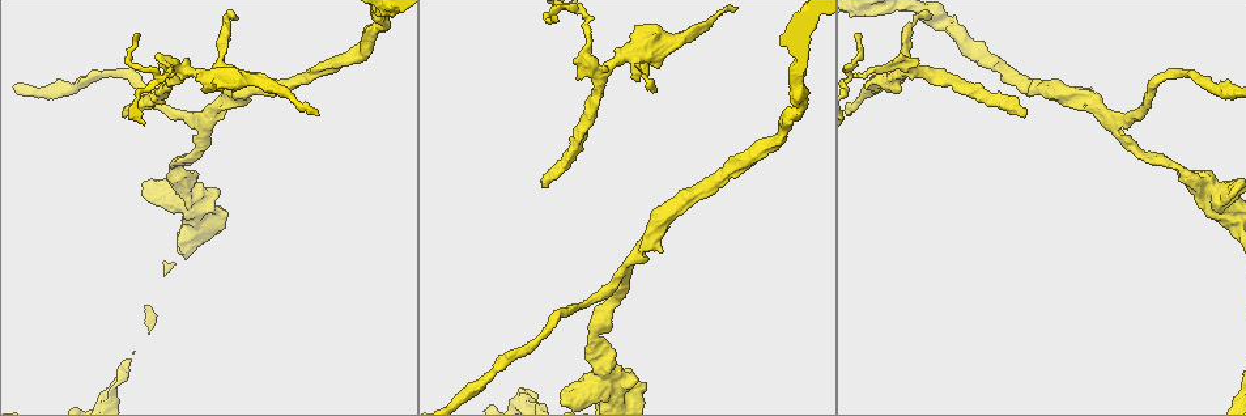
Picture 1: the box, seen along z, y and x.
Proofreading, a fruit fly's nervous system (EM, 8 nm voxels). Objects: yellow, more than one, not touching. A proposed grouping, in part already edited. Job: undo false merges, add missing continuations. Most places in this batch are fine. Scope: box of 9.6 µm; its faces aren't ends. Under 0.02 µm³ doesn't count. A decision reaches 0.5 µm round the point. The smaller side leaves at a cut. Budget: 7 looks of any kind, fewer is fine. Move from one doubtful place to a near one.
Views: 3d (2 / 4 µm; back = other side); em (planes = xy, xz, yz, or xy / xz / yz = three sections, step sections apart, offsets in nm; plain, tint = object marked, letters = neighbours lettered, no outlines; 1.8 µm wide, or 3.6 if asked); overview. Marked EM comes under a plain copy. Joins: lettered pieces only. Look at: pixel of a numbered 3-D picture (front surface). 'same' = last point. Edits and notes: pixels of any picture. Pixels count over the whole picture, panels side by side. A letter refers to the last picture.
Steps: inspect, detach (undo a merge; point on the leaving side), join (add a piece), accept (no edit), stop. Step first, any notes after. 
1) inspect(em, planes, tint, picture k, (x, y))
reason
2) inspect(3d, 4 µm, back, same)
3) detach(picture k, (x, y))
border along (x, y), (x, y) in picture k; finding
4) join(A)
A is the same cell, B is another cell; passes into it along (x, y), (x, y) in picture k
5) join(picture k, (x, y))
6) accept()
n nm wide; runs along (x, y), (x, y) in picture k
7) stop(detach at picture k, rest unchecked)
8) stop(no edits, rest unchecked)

inspect(3d, 4 µm, picture 1, (126, 113))

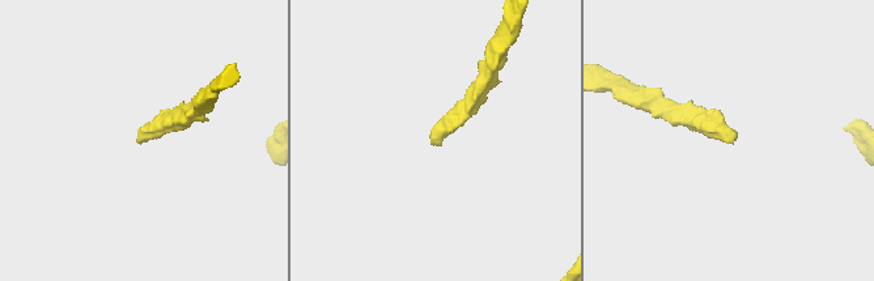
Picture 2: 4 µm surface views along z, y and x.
inspect(em, xz, step 16, letters, picture 2, (734, 137))
shape alone is not enough

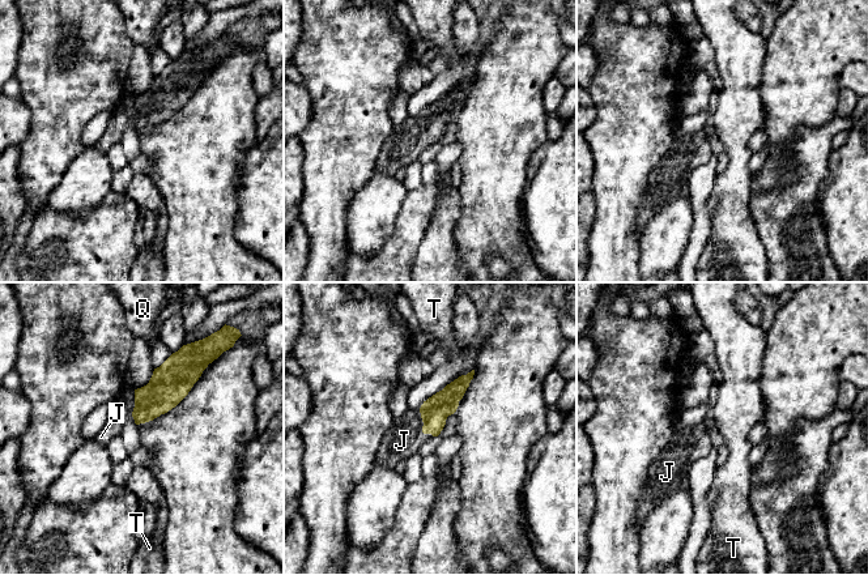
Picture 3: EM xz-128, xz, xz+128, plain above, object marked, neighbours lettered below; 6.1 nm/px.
inspect(em, planes, letters, same)

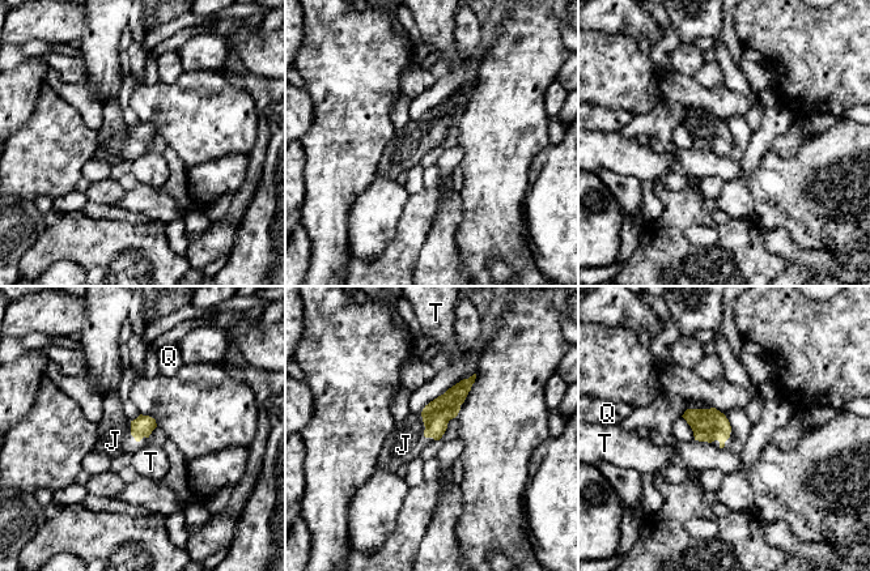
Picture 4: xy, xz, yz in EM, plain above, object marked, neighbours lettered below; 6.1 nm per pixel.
join(J)
J is the same cell, Q and T are other cells; passes into it along (436, 416), (424, 425), (403, 444) in picture 4; the neuron continues

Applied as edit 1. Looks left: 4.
inspect(overview)
redraw

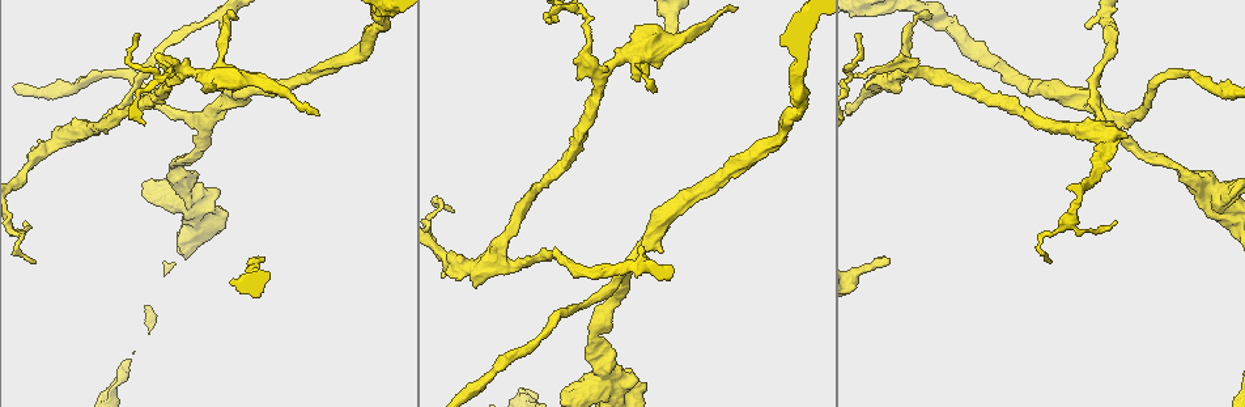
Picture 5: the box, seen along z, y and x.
inspect(em, xy, step 8, tint, picture 5, (564, 391))
branch stops here

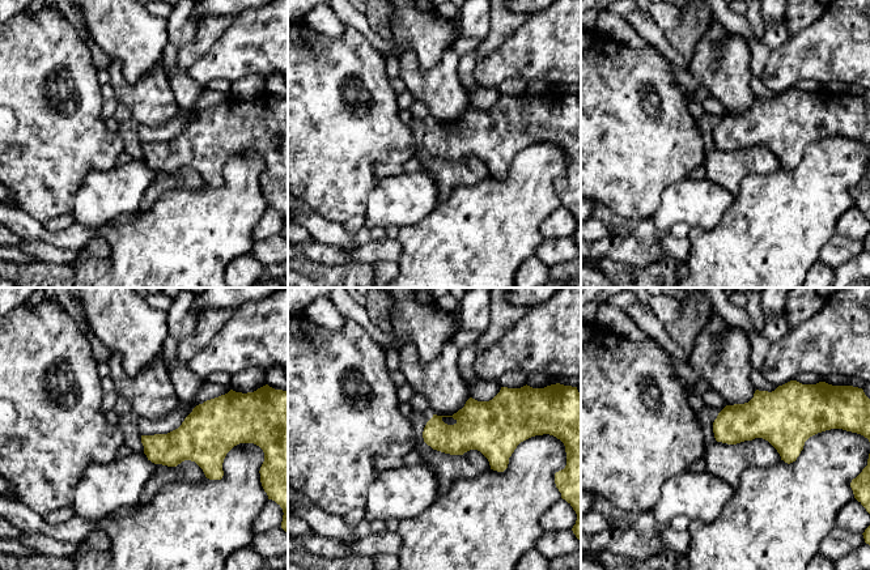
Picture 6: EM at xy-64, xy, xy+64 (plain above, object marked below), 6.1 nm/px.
inspect(em, planes, letters, same)

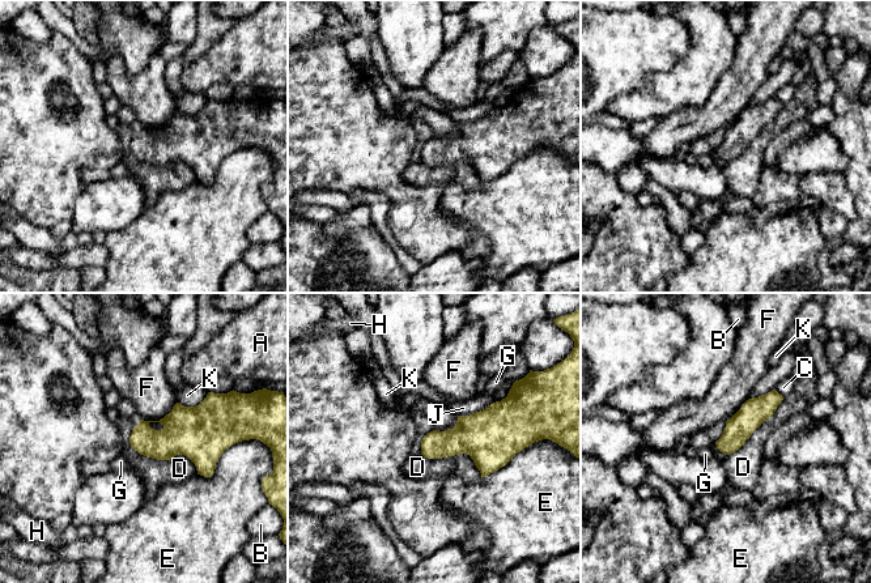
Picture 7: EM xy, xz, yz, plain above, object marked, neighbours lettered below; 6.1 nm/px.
accept()
A, B, C, D, E, F, G, H, J and K are other cells; runs along (778, 398), (719, 445) in picture 7; no lettered piece goes on from it

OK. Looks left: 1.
stop(join at picture 4, rest unchecked)

